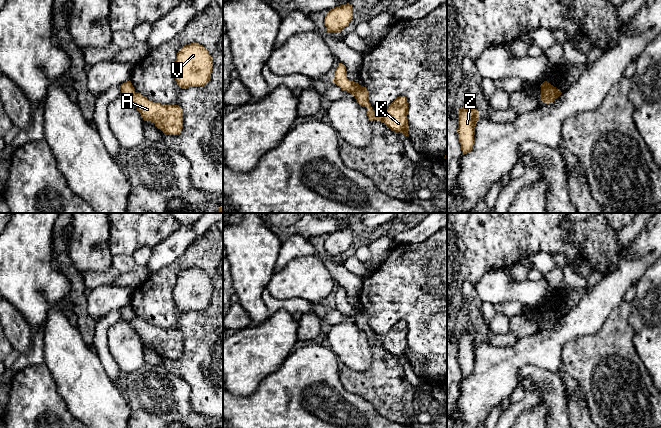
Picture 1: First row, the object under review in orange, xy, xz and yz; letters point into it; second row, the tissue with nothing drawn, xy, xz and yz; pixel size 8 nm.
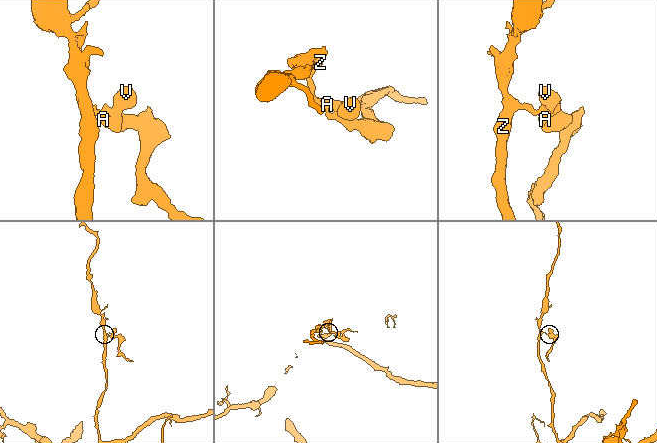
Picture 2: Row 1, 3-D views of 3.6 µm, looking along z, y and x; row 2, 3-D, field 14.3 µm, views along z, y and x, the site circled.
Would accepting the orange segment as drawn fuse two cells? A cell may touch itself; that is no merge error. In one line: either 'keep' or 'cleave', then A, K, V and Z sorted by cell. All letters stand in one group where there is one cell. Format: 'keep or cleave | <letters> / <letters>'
cleave | A K V / Z

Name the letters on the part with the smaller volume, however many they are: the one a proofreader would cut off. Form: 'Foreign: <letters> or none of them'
Foreign: A, K, V

